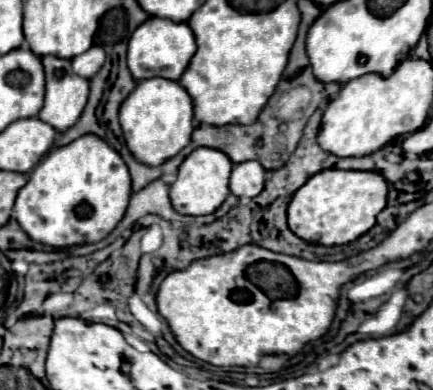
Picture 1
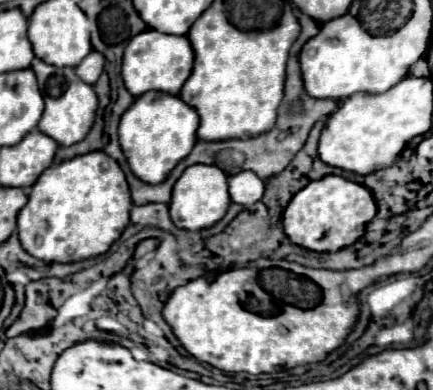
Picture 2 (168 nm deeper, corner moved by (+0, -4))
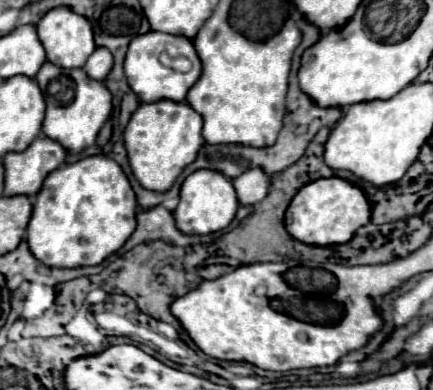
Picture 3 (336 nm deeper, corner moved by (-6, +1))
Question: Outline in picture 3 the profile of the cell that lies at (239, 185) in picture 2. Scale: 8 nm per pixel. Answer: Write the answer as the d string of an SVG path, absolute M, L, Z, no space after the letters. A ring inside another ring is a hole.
M259 167L249 169L247 173L233 179L233 187L237 191L237 199L239 199L241 205L259 203L267 195L269 185L271 185L269 175L265 175L263 169L259 169Z

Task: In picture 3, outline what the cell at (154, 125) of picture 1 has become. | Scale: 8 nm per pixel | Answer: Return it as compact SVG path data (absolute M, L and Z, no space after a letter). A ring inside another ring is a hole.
M163 99L159 103L141 103L123 133L129 165L135 179L151 191L163 193L171 189L181 171L197 159L197 153L203 147L201 127L203 117L199 117L199 113L195 113L195 109L191 109L191 105L185 101L175 103Z

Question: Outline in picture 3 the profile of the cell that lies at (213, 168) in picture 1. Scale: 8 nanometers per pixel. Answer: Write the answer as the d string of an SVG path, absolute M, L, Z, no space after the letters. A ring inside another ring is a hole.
M199 169L191 173L181 185L181 203L175 209L175 223L181 233L187 235L209 235L225 229L235 213L237 213L237 195L231 185L231 179L223 177L223 173L215 173L209 169Z

